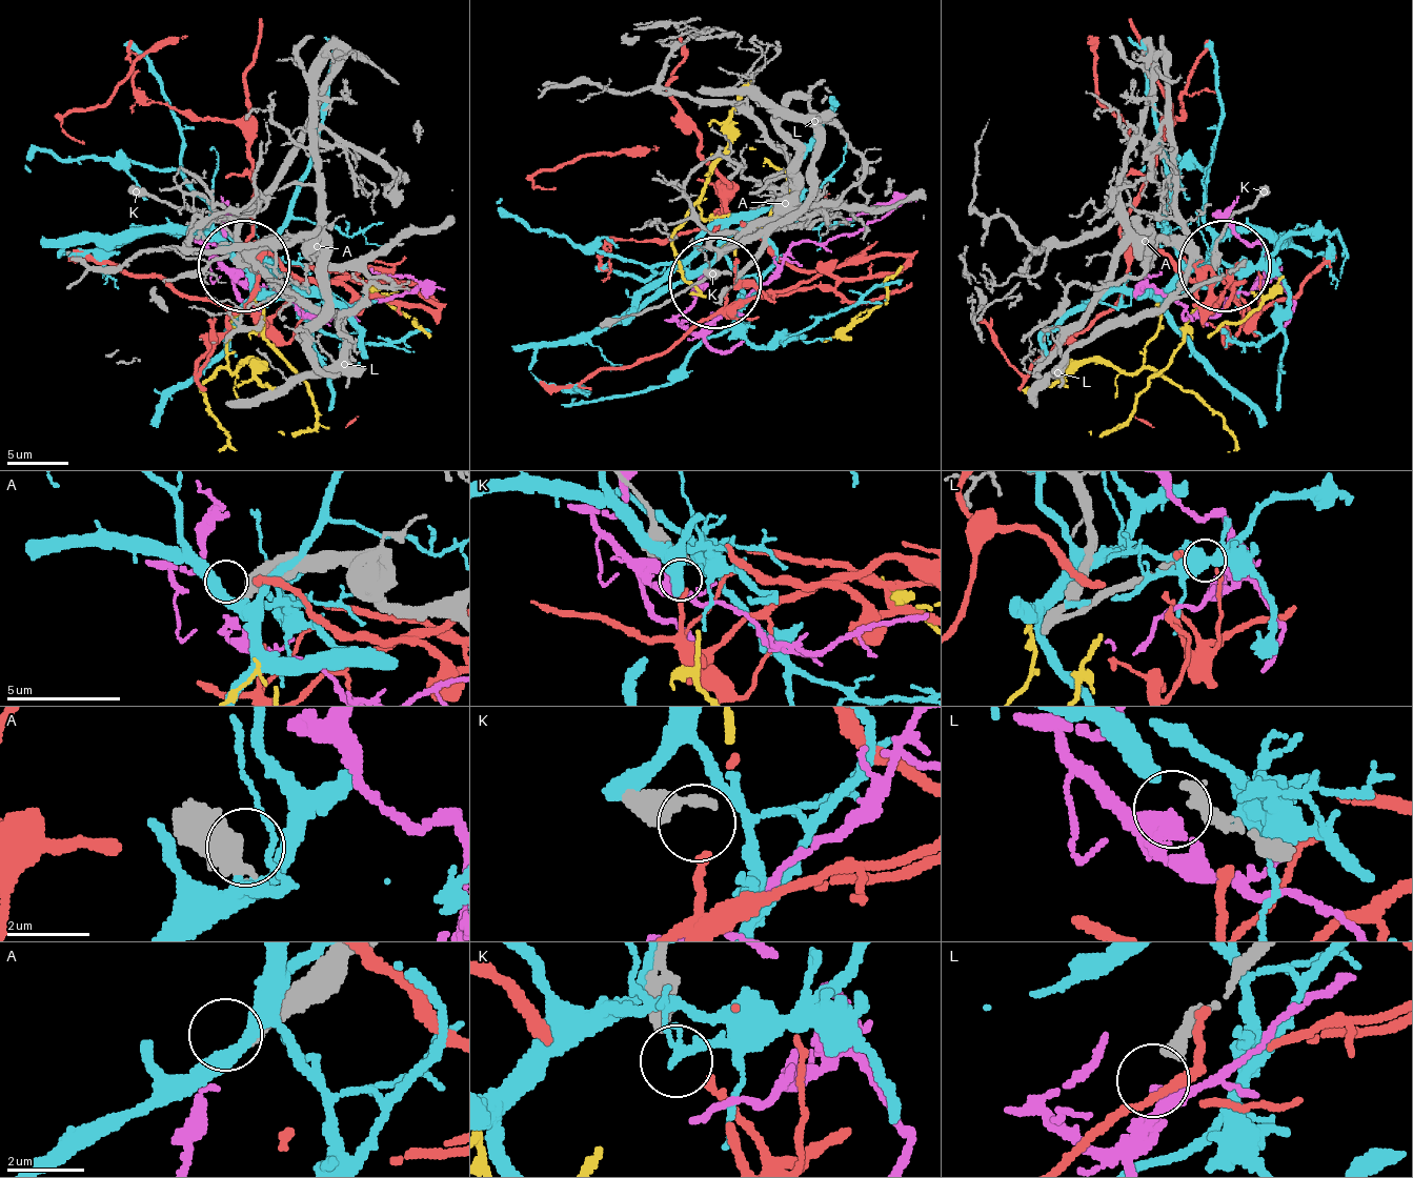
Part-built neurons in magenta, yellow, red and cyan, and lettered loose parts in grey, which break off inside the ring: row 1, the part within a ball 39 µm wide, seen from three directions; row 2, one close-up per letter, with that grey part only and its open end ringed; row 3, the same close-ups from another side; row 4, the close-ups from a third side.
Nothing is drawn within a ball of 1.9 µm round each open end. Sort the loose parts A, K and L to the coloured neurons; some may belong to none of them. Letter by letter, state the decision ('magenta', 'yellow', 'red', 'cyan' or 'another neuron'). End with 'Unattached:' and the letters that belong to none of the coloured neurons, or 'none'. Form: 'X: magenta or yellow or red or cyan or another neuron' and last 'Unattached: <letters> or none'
A: another neuron
K: red
L: another neuron
Unattached: A, L

